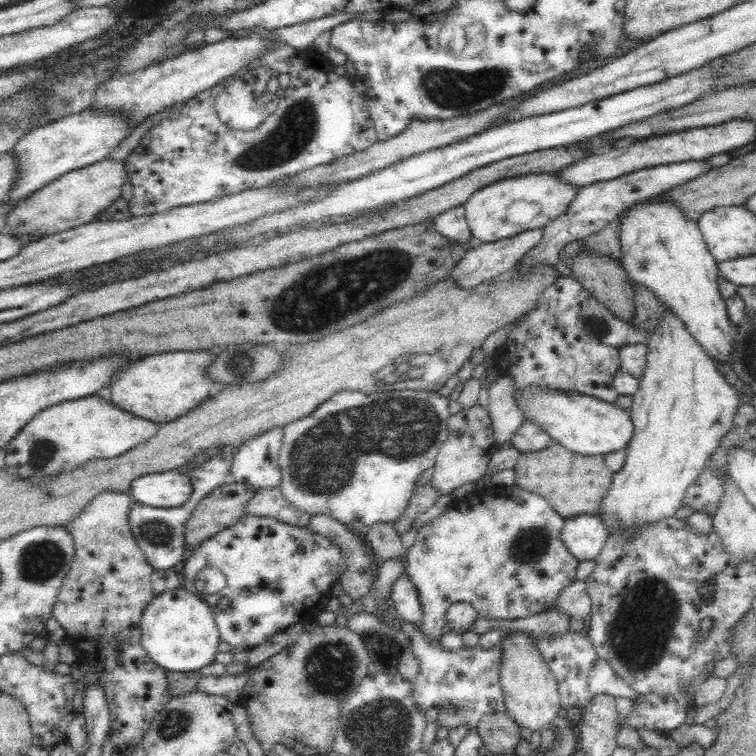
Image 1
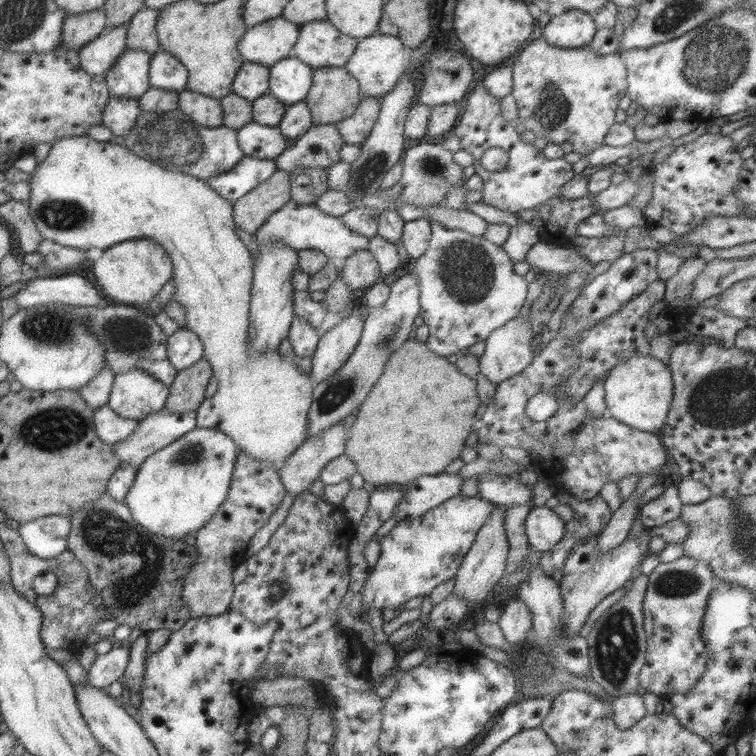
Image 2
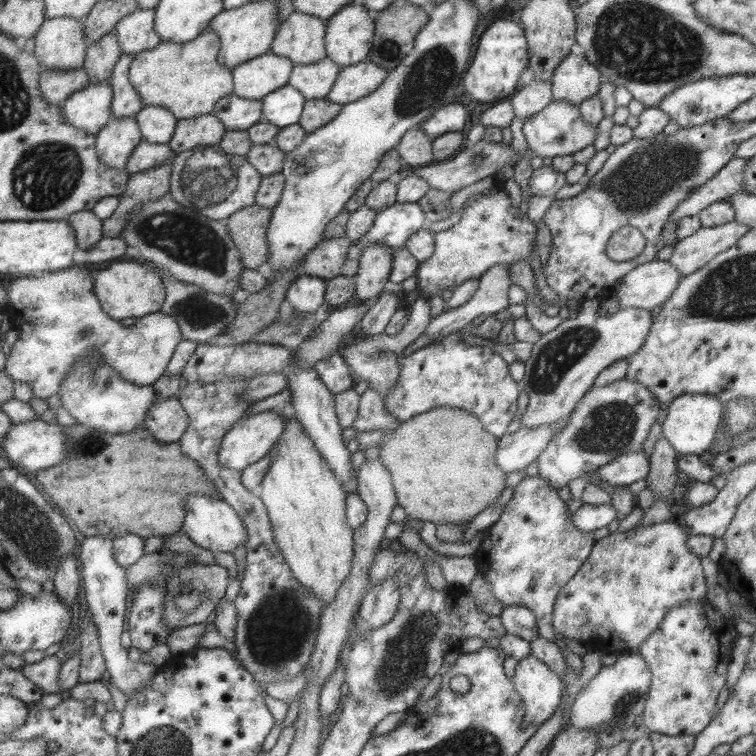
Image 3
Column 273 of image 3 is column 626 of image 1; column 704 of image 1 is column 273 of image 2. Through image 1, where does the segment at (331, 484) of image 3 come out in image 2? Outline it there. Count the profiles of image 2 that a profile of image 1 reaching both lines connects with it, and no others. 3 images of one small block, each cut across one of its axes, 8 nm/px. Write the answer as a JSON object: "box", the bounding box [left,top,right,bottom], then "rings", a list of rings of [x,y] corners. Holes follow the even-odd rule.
{"box":[28,135,314,472],"rings":[[[87,135],[83,136],[68,136],[62,138],[60,141],[54,142],[41,162],[36,164],[36,167],[29,174],[29,205],[28,215],[31,217],[35,228],[45,240],[51,240],[61,246],[68,246],[69,248],[87,251],[90,248],[99,248],[105,250],[118,242],[123,242],[131,239],[151,239],[158,245],[163,247],[163,250],[168,254],[172,260],[172,279],[174,280],[175,291],[173,298],[184,308],[186,328],[193,334],[198,336],[198,339],[203,345],[203,358],[210,364],[212,374],[217,380],[216,391],[210,398],[204,398],[202,404],[196,409],[197,416],[195,416],[195,427],[212,429],[225,434],[231,438],[231,441],[237,446],[238,450],[243,450],[247,455],[251,455],[253,460],[259,460],[263,464],[269,464],[275,472],[283,466],[283,462],[291,455],[293,450],[297,450],[299,444],[303,444],[307,438],[307,412],[312,402],[311,394],[314,387],[313,380],[306,373],[299,373],[295,369],[292,360],[285,360],[278,355],[276,350],[269,352],[250,352],[246,345],[246,330],[248,329],[248,308],[250,301],[250,288],[252,285],[252,266],[254,262],[251,255],[248,253],[245,245],[237,238],[237,227],[232,219],[233,216],[233,202],[229,202],[221,198],[219,194],[211,190],[207,183],[200,178],[189,176],[188,174],[178,173],[177,171],[164,169],[162,166],[148,161],[144,158],[135,156],[130,150],[127,150],[119,141],[104,141],[98,142]]]}

